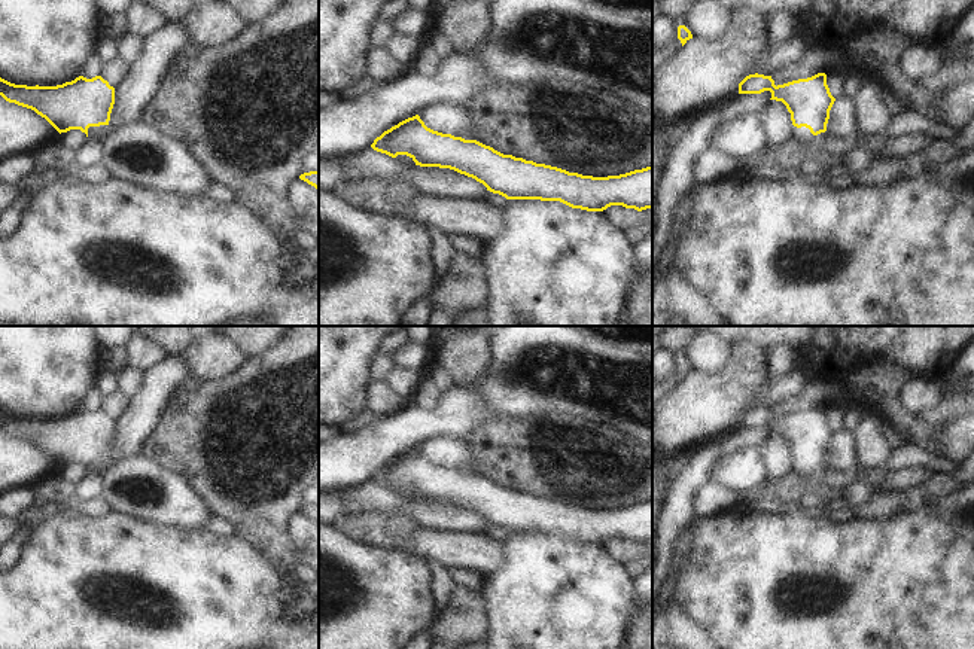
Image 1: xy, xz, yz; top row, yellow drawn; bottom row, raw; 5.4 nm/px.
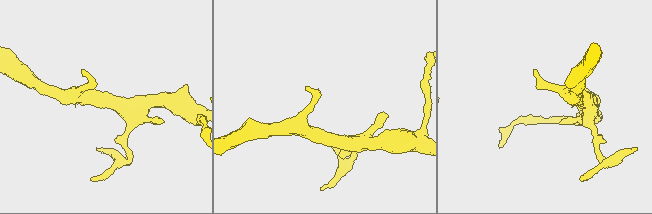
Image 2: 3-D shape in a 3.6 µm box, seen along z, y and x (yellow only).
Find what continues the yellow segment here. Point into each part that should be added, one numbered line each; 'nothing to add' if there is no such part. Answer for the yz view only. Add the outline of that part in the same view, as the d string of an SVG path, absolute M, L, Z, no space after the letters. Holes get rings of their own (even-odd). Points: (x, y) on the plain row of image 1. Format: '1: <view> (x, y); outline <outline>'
1: yz (803, 466); outline M792 458L791 464L792 464L792 469L795 469L797 472L800 472L804 476L810 475L812 472L815 472L815 469L806 460L797 461L797 460Z

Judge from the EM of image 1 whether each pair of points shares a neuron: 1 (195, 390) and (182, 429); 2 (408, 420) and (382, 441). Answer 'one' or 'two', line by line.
1: one
2: one

